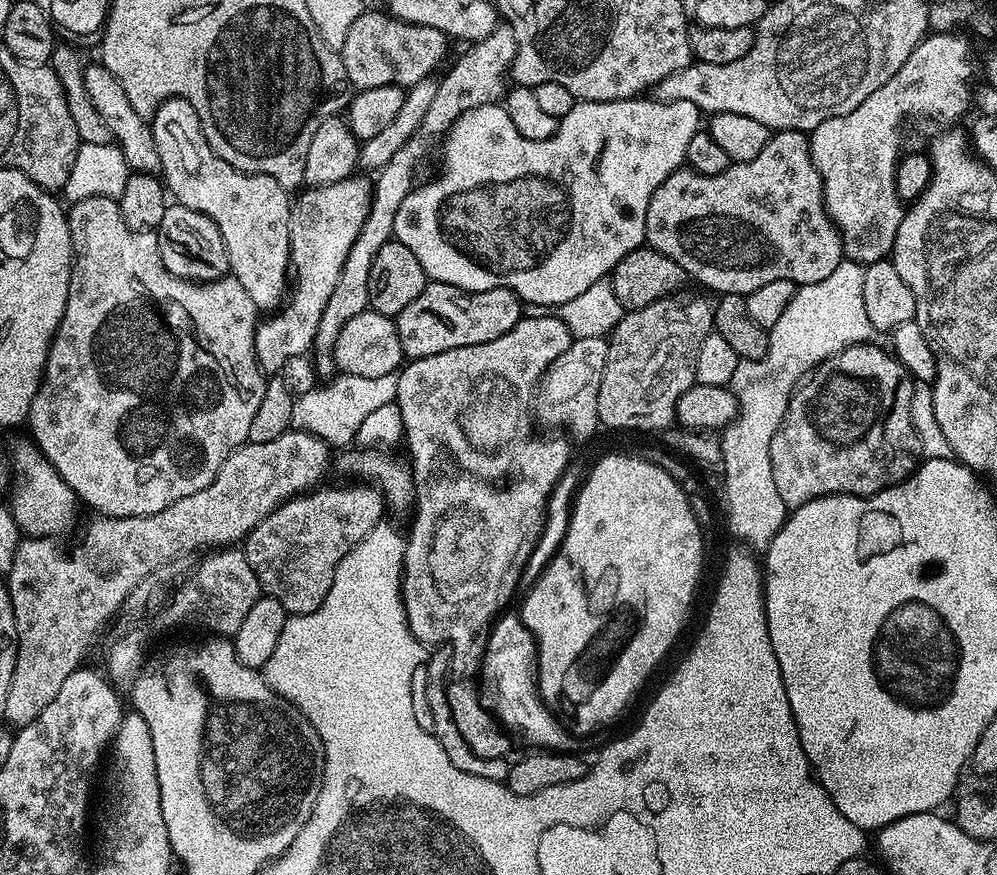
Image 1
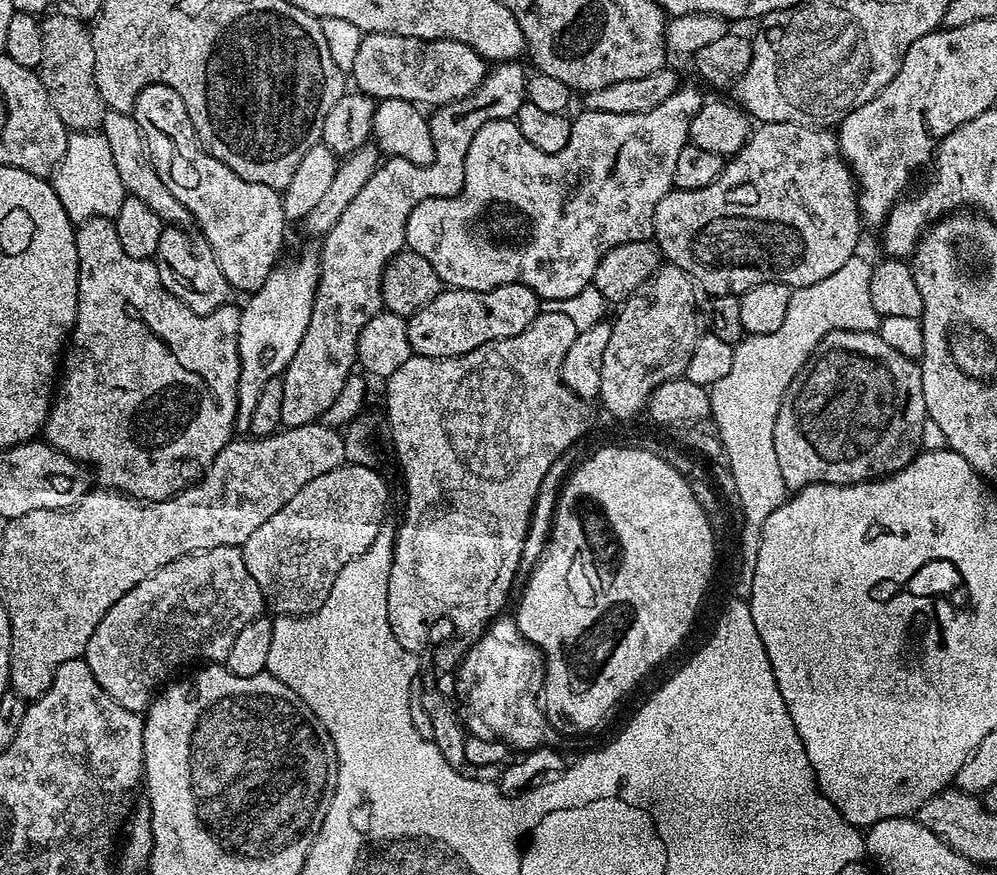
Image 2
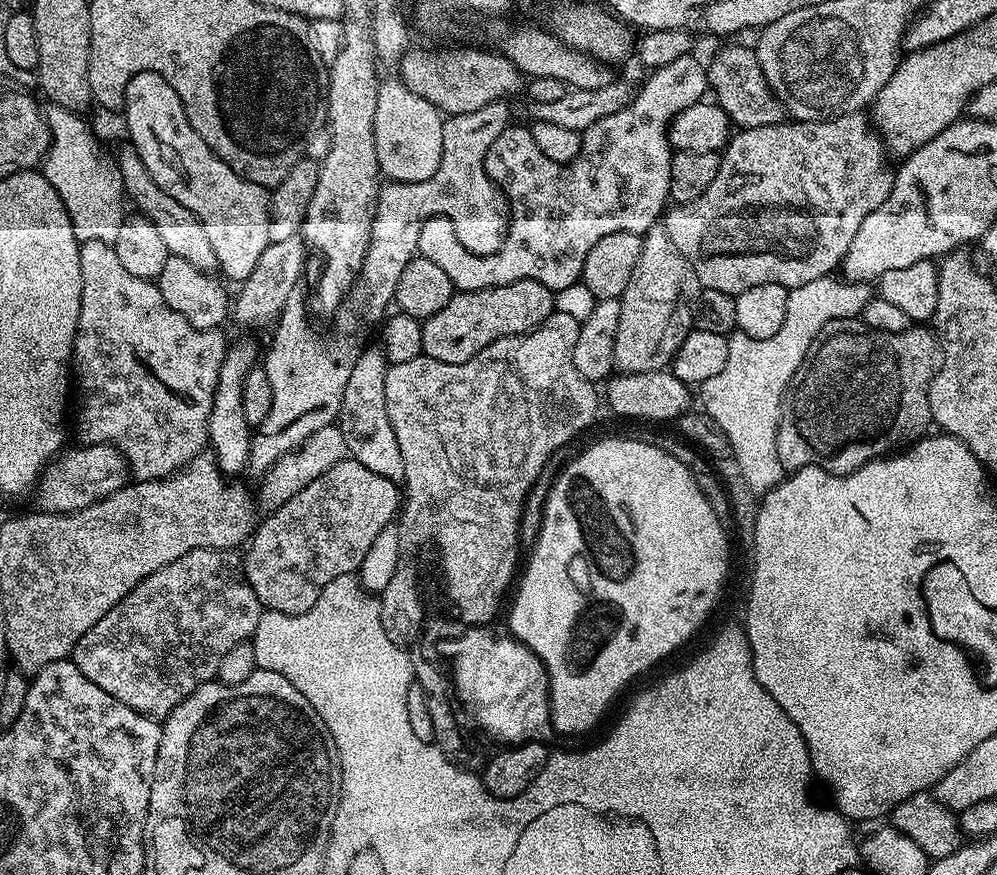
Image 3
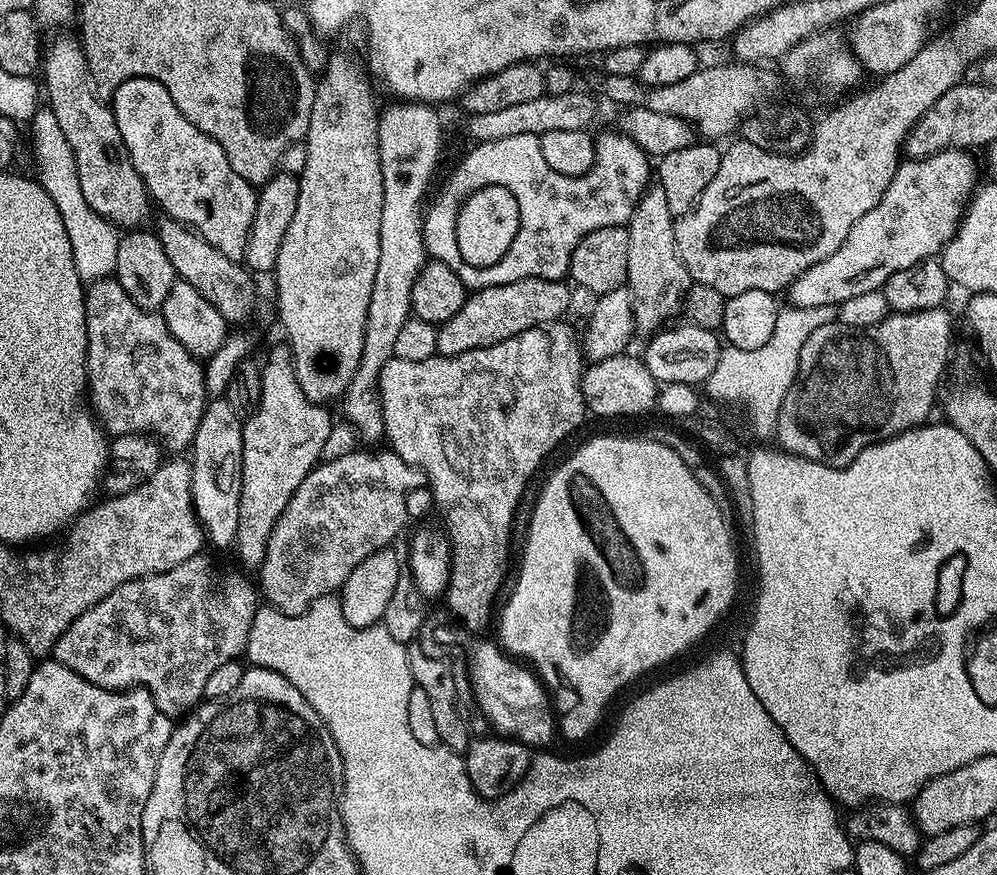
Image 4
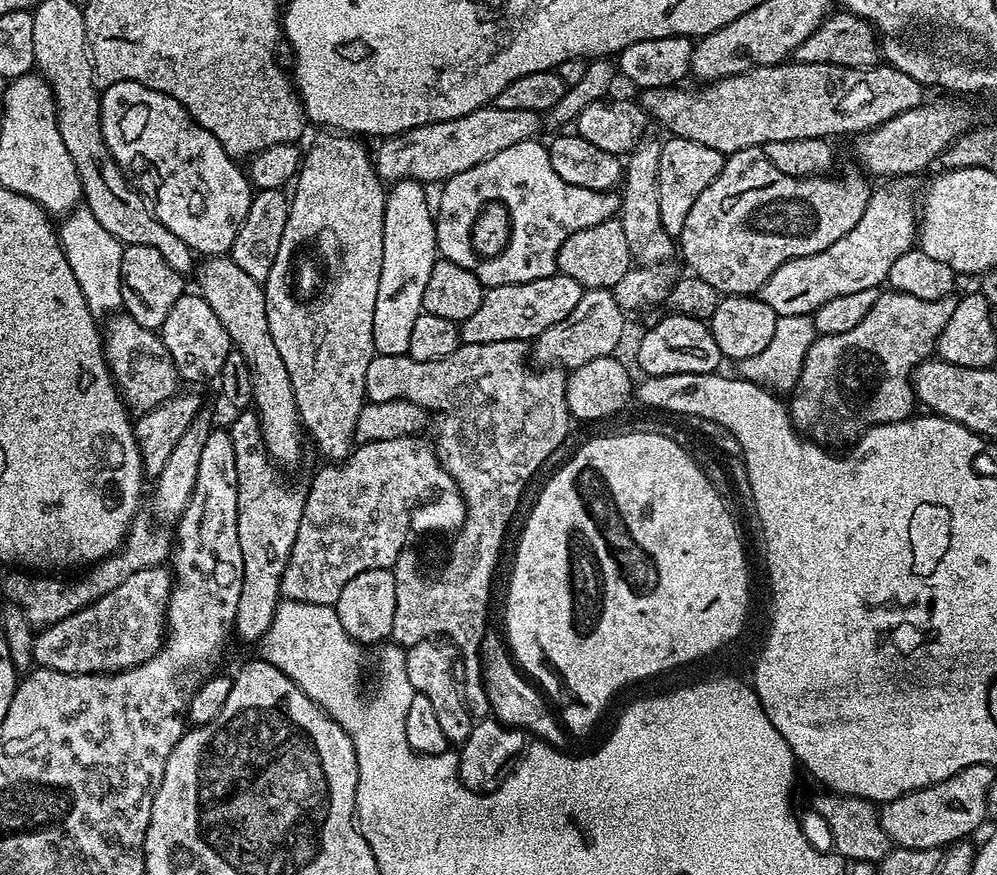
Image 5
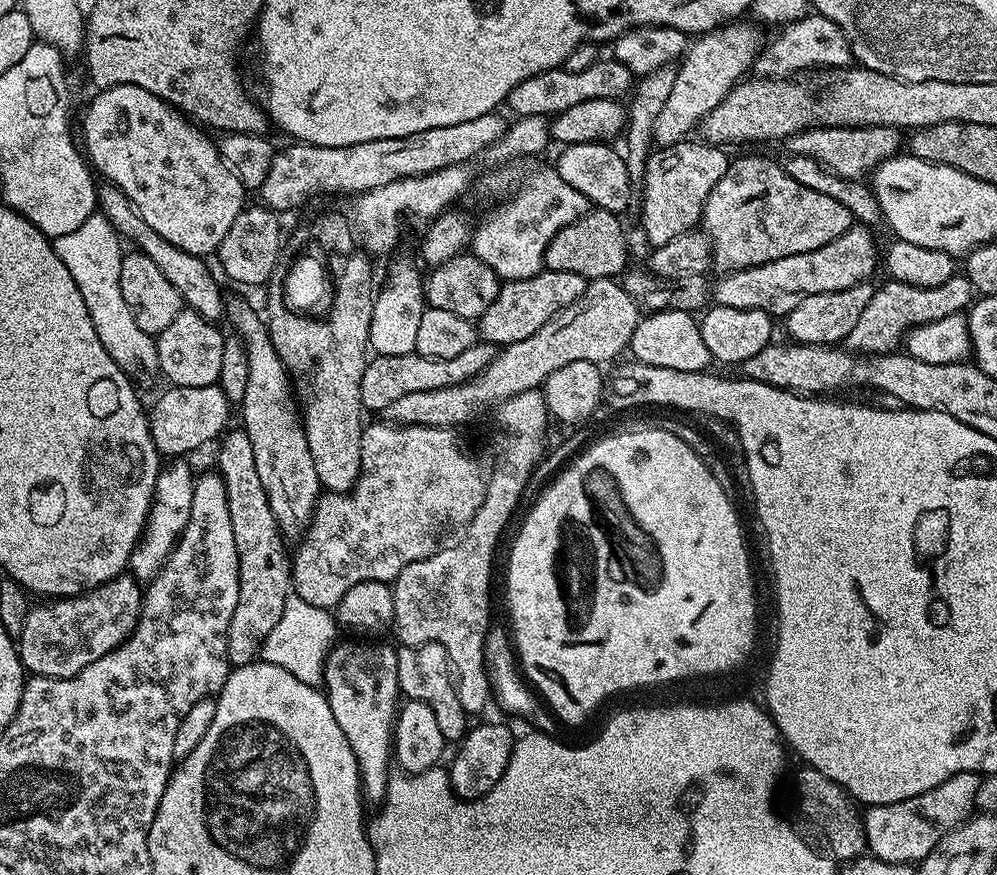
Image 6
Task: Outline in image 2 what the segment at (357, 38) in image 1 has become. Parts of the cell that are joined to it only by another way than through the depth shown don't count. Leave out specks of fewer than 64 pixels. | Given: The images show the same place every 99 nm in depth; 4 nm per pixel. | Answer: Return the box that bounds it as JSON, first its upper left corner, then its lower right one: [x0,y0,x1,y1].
[350,32,489,106]

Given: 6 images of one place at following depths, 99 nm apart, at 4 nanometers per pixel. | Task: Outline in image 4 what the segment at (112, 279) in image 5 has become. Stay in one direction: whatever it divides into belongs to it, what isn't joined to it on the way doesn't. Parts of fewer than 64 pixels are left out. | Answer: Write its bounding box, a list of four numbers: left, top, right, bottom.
[30,106,121,282]

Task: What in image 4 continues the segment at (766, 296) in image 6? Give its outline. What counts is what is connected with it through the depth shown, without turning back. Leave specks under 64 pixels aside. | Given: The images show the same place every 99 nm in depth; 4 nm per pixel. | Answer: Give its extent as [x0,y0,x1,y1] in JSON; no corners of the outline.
[786,148,978,308]

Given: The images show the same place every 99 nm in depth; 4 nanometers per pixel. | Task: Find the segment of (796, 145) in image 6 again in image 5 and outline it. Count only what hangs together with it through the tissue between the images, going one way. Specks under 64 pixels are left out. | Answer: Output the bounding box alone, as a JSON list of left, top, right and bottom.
[856,102,973,178]

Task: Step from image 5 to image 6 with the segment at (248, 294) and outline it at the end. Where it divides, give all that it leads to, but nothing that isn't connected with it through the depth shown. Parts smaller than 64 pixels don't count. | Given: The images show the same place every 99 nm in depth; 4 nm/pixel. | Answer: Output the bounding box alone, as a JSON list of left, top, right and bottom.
[226,300,322,542]

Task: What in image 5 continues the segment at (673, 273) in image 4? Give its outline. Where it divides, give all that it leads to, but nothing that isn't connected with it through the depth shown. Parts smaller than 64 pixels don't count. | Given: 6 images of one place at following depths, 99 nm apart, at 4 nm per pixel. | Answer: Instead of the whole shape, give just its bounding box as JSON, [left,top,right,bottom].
[619,138,674,266]

